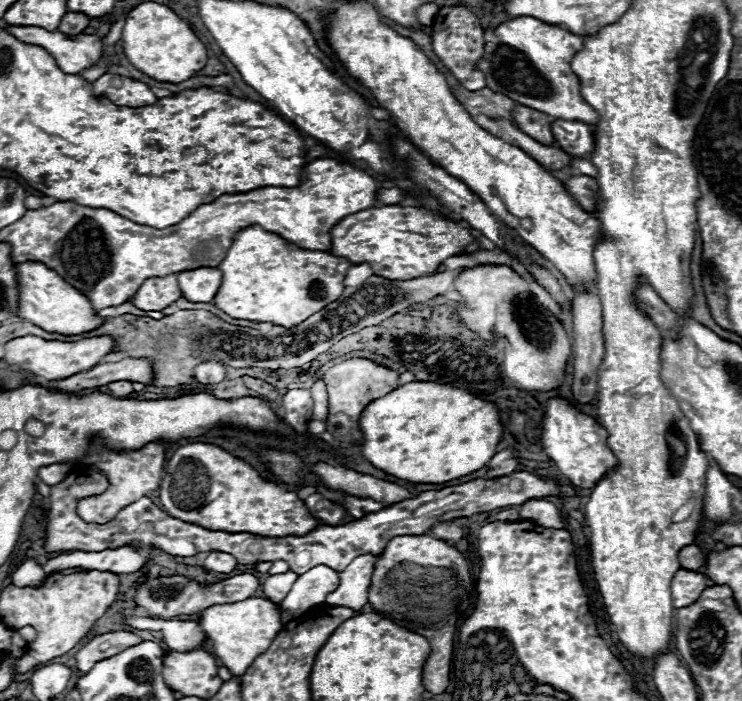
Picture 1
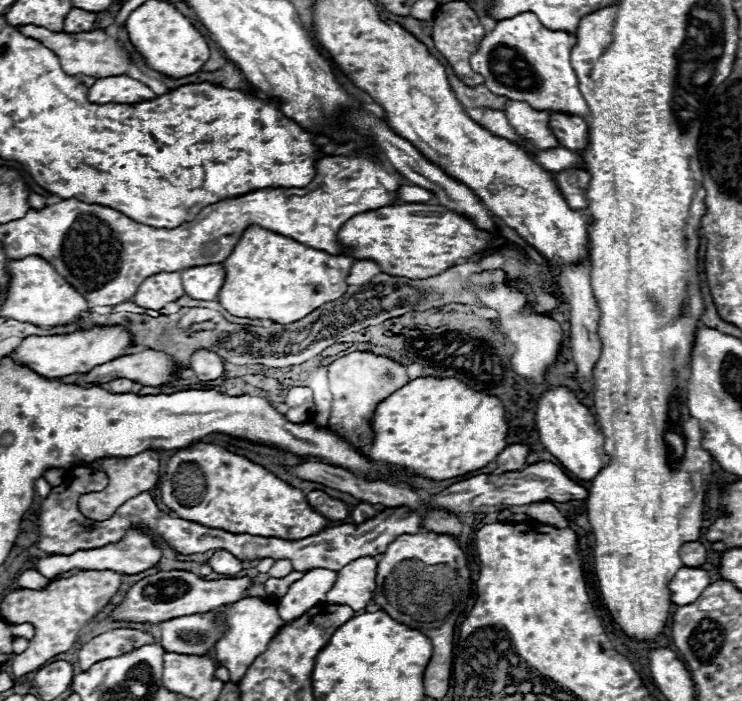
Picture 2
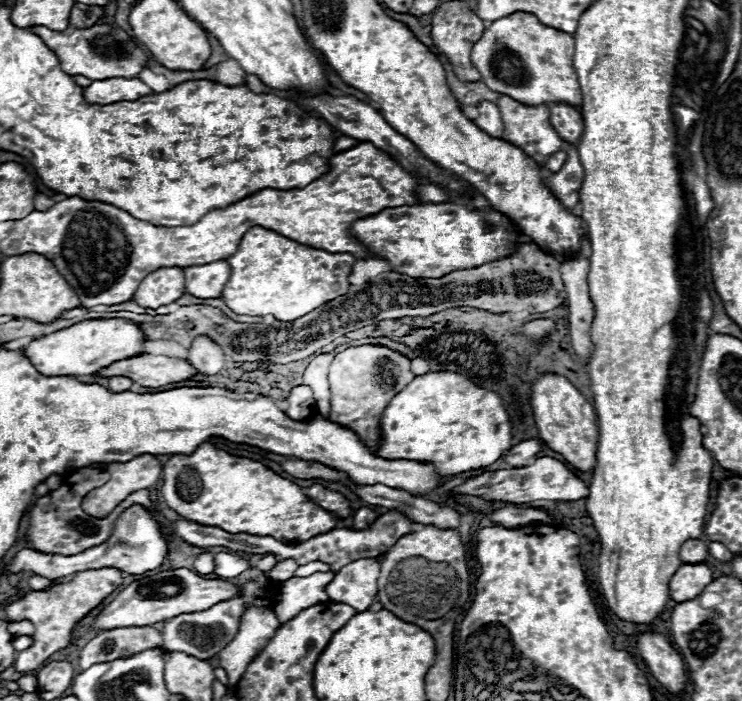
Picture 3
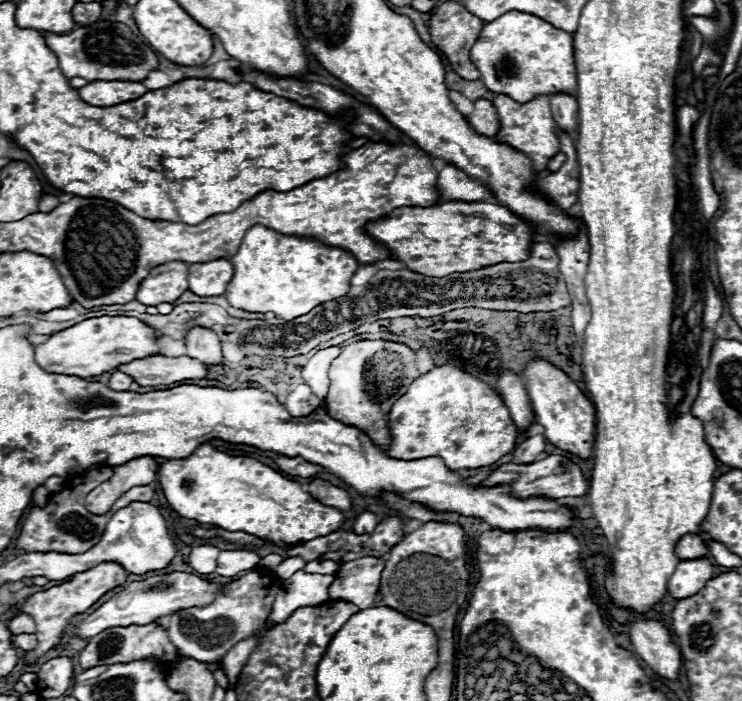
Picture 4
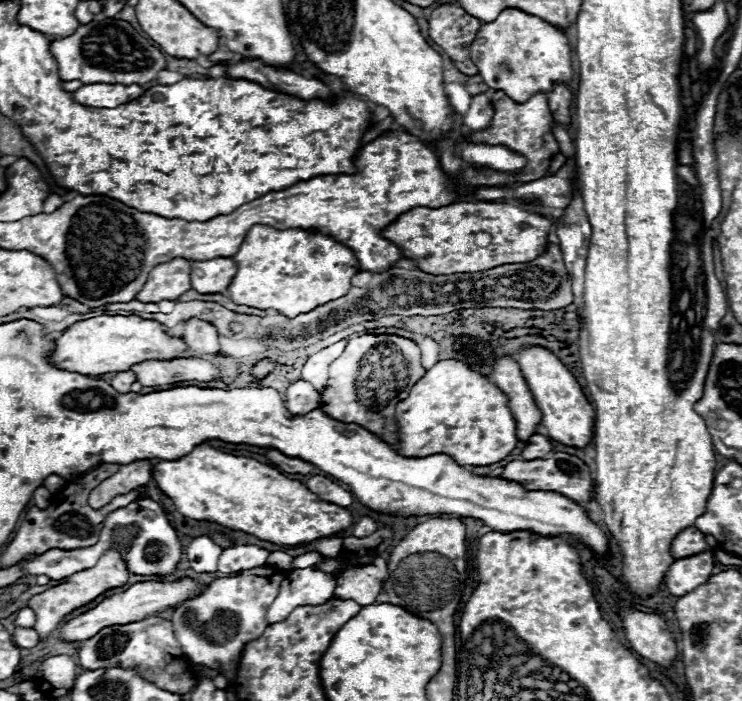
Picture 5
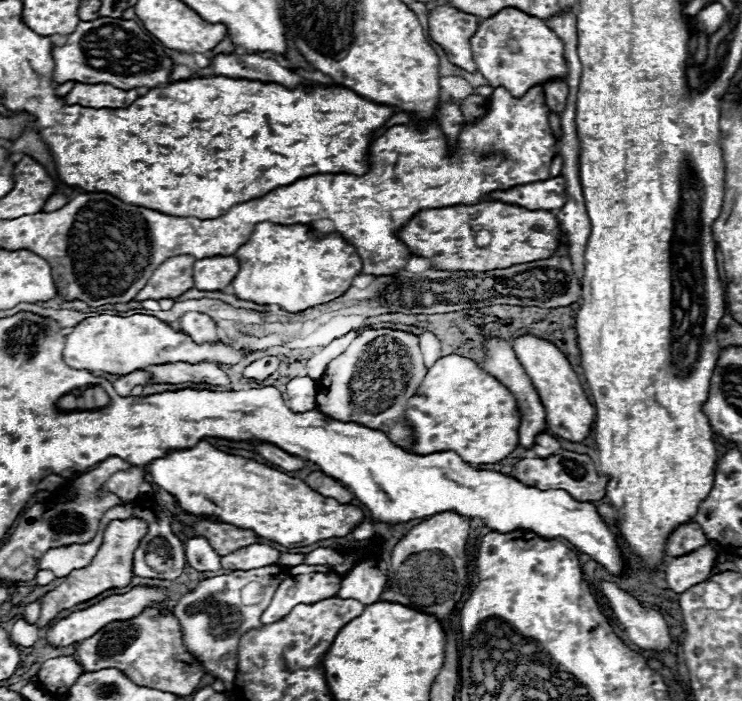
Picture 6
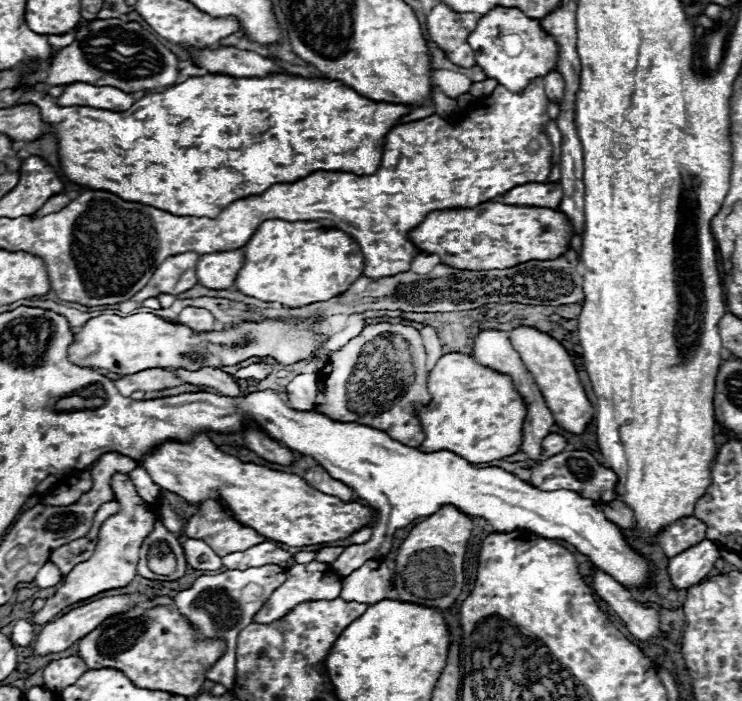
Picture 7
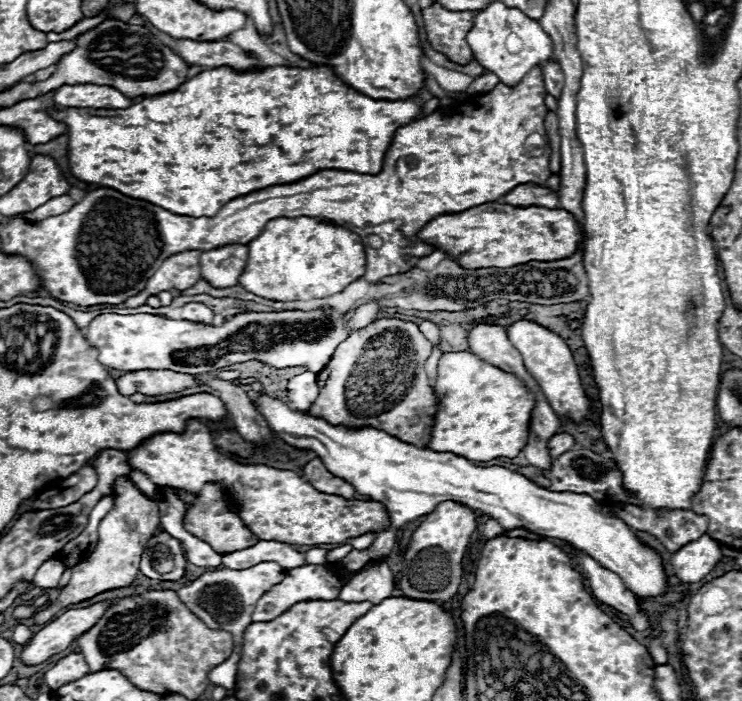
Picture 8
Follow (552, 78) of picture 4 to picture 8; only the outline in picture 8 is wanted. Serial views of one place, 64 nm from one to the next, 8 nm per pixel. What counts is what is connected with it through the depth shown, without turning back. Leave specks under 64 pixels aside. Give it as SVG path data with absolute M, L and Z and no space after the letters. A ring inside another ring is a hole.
M492 2L486 10L476 14L466 42L470 44L476 62L484 66L486 72L496 74L506 86L518 86L534 66L544 68L544 64L552 58L552 40L544 34L544 30L540 30L540 24L528 18L522 10L508 8L502 2Z

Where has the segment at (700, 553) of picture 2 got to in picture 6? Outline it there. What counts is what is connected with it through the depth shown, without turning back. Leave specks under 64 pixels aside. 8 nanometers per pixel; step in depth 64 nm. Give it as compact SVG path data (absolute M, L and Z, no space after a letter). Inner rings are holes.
M688 522L688 524L682 524L678 526L668 542L666 542L666 554L676 558L680 554L690 554L692 550L698 550L700 546L706 546L708 538L706 534L702 532L702 528L696 524L696 522Z

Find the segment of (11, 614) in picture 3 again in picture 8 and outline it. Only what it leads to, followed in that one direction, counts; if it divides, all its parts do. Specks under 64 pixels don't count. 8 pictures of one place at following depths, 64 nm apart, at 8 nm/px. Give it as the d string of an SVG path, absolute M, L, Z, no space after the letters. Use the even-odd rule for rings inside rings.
M118 476L112 484L112 498L114 508L106 514L106 518L98 526L98 544L94 552L80 564L72 568L70 582L60 590L56 602L52 602L42 612L34 614L34 624L46 624L58 610L70 604L78 604L82 600L88 600L100 592L112 590L112 588L124 588L134 582L138 576L140 558L144 552L146 542L160 530L160 516L158 506L154 500L148 500L140 494L140 490L134 486L134 482L128 476Z

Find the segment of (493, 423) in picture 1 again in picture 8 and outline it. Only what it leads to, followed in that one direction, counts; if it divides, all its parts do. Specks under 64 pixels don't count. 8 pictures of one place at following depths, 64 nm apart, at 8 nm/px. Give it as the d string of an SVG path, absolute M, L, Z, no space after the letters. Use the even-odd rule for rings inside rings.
M470 350L444 352L432 388L438 398L438 410L428 450L452 452L472 462L488 462L494 458L514 458L526 446L534 394L514 374L480 360Z

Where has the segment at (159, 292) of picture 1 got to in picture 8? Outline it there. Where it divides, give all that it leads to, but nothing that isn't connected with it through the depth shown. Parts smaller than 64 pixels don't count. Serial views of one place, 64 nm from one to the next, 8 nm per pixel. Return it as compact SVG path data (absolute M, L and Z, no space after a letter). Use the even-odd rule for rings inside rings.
M186 250L180 254L174 254L166 258L156 270L156 274L148 280L146 288L124 302L125 306L136 308L146 302L148 296L156 296L158 292L170 292L170 290L186 290L194 286L200 280L200 250Z

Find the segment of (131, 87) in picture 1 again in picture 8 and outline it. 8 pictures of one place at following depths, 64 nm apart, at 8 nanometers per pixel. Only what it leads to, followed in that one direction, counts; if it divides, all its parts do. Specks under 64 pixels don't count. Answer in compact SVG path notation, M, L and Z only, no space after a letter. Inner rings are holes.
M64 84L56 90L54 102L60 108L104 108L104 110L126 110L136 100L124 96L112 86L96 86L96 84Z

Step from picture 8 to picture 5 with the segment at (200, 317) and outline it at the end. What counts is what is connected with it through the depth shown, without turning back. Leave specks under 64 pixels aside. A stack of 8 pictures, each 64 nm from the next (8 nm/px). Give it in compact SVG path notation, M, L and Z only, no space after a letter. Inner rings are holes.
M192 318L184 324L184 342L188 342L188 348L198 358L208 358L220 352L216 328L198 318Z

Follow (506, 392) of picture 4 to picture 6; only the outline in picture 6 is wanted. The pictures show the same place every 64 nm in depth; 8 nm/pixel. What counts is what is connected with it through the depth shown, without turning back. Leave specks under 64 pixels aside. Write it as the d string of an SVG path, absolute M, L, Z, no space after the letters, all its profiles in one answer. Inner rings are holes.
M490 338L486 340L484 344L484 354L486 354L486 360L484 360L484 370L488 374L492 374L500 384L504 384L516 398L516 406L520 410L520 428L518 428L518 438L520 438L520 444L526 446L526 448L532 448L534 446L534 436L536 434L542 434L546 430L546 412L544 412L544 406L540 404L540 398L530 382L530 378L526 376L522 364L518 362L512 346L504 340L496 340L496 338Z

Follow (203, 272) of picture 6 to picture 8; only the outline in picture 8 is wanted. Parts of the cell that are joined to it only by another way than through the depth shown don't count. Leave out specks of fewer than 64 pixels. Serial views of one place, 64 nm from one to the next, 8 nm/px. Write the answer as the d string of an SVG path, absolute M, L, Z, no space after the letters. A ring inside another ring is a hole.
M232 244L232 246L202 252L200 276L214 288L236 286L246 266L246 260L248 260L246 244Z

